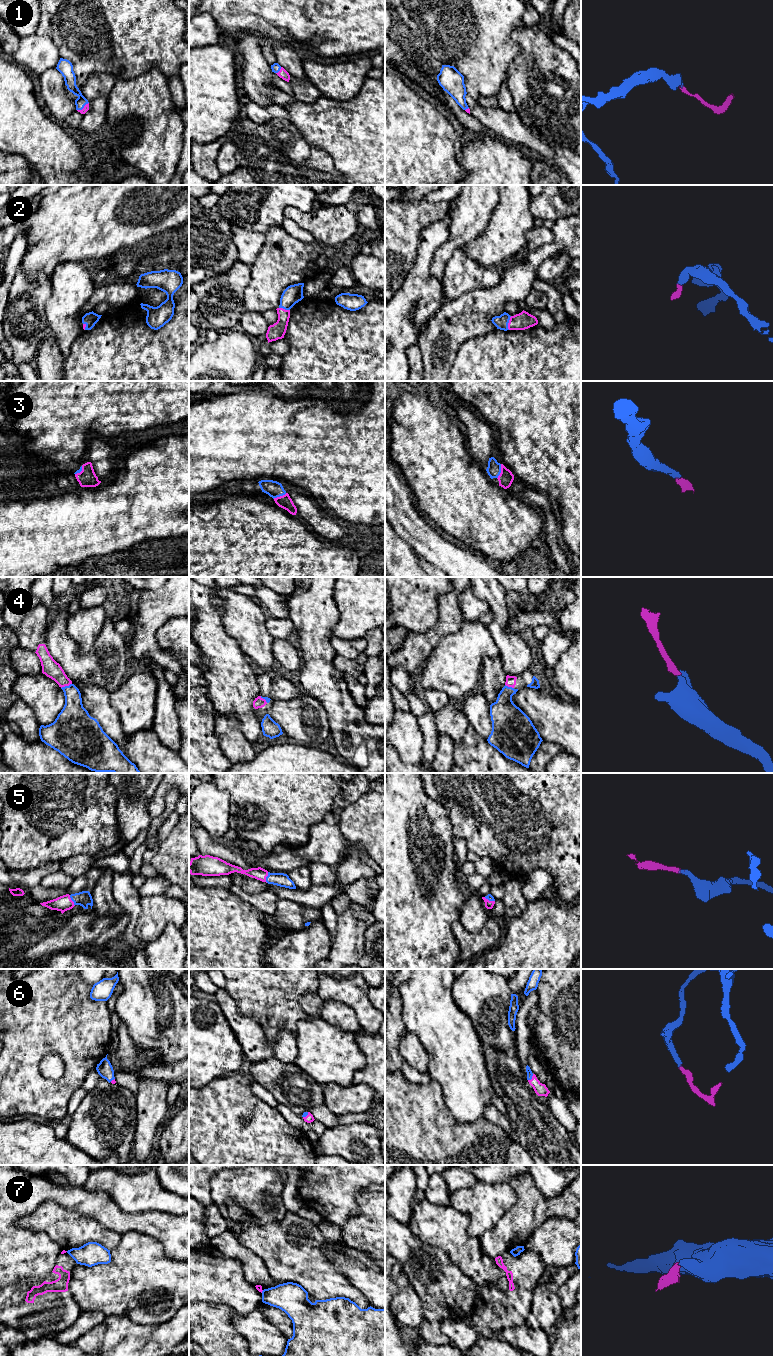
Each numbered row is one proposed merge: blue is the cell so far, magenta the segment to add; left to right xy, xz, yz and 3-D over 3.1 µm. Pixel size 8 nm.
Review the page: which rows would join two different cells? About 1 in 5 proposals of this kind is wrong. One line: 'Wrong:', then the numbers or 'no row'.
Wrong: 7

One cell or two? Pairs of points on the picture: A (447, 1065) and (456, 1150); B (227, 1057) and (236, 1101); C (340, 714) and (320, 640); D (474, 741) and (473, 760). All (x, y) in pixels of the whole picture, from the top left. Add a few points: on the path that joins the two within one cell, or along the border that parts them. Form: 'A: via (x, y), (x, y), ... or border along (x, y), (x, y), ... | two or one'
A: border along (442, 1094), (445, 1105), (456, 1120), (475, 1121) | two
B: border along (243, 1070), (216, 1077), (209, 1083) | two
C: via (334, 696), (329, 687), (320, 678), (320, 658) | one
D: via (473, 746), (473, 755) | one

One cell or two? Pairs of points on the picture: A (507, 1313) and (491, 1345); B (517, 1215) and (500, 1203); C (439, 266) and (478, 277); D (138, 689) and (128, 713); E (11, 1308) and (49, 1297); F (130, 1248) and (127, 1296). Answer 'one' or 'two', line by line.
A: two
B: two
C: two
D: one
E: one
F: one

